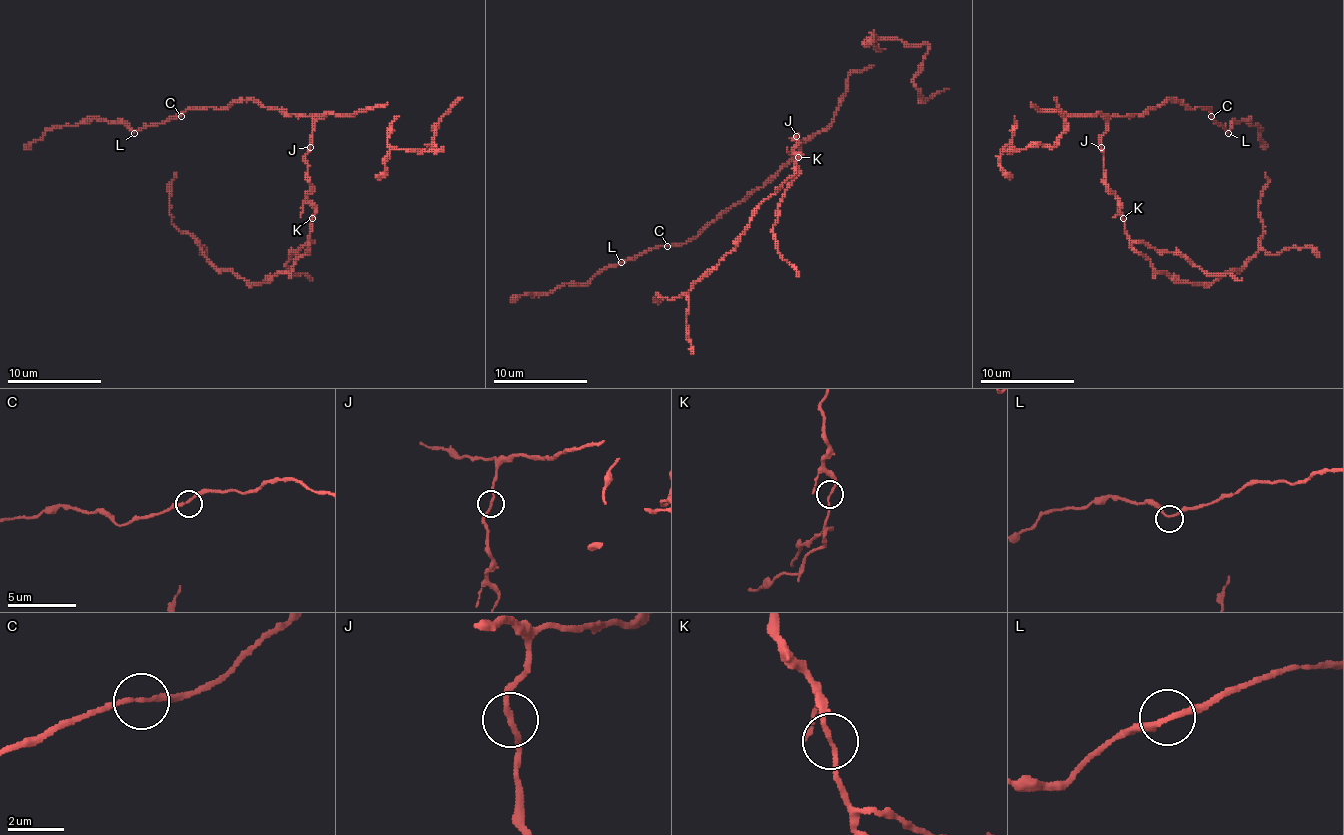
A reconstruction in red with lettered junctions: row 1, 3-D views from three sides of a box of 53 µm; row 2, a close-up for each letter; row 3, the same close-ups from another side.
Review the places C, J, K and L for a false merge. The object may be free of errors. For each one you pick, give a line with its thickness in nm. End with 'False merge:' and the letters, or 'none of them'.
False merge: none of them

